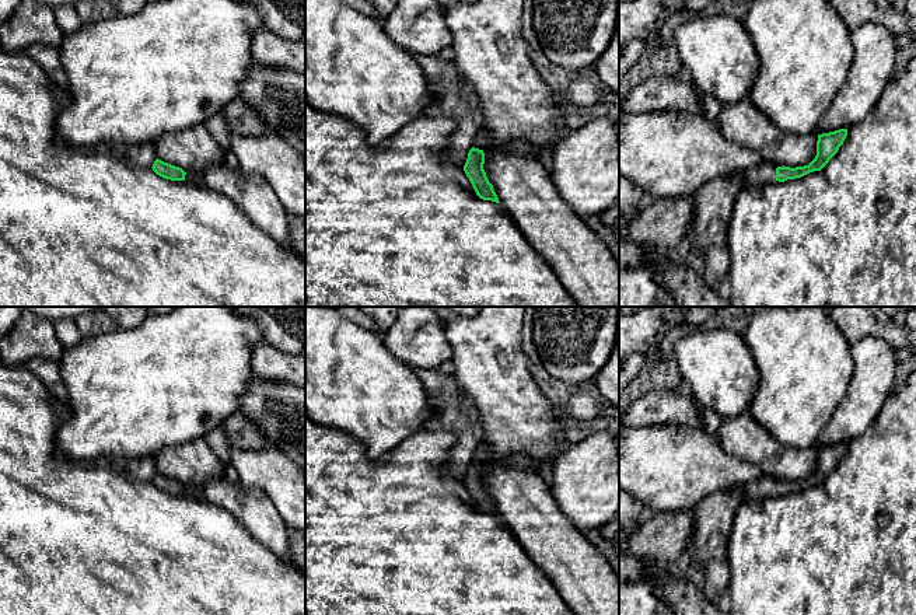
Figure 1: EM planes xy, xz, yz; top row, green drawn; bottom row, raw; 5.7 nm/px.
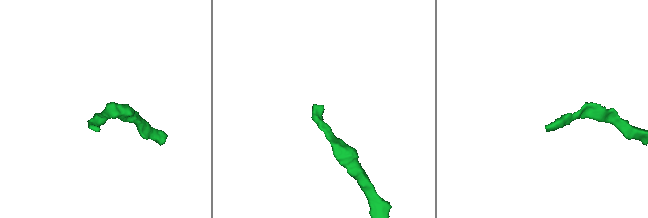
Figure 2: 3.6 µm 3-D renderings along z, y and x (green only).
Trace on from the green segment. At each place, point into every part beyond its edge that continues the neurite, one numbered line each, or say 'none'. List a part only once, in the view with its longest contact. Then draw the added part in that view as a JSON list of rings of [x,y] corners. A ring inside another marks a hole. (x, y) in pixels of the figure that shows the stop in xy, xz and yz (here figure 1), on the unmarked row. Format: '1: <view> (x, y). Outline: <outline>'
1: yz (765, 486). Outline: [[[763,475],[762,478],[745,483],[742,488],[741,503],[776,496],[776,482],[776,479]]]

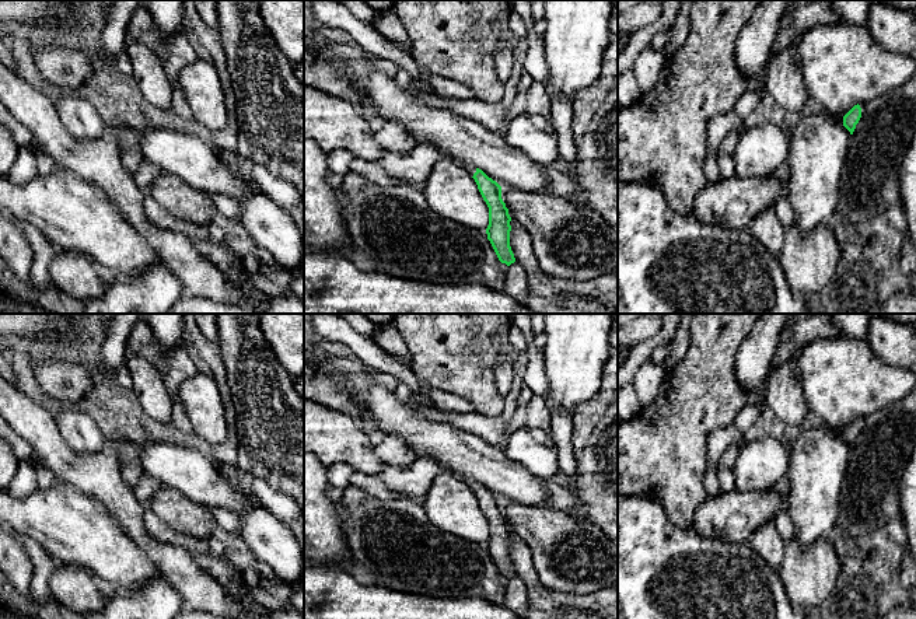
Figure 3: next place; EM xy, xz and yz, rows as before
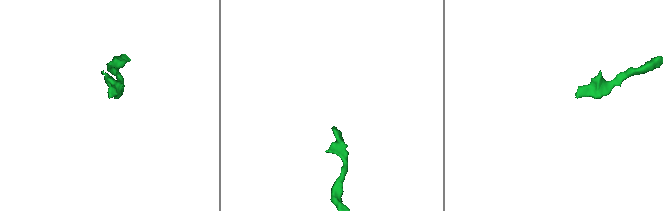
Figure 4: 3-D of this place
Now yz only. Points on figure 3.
none

